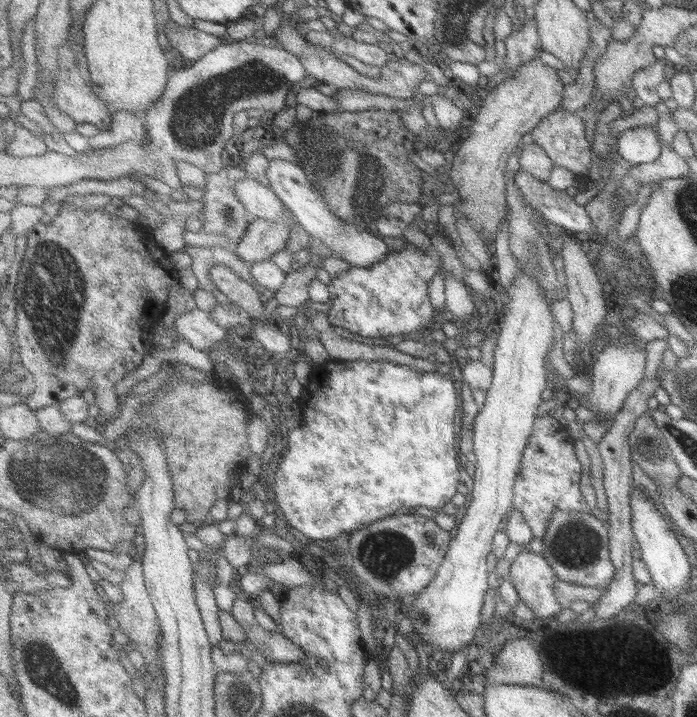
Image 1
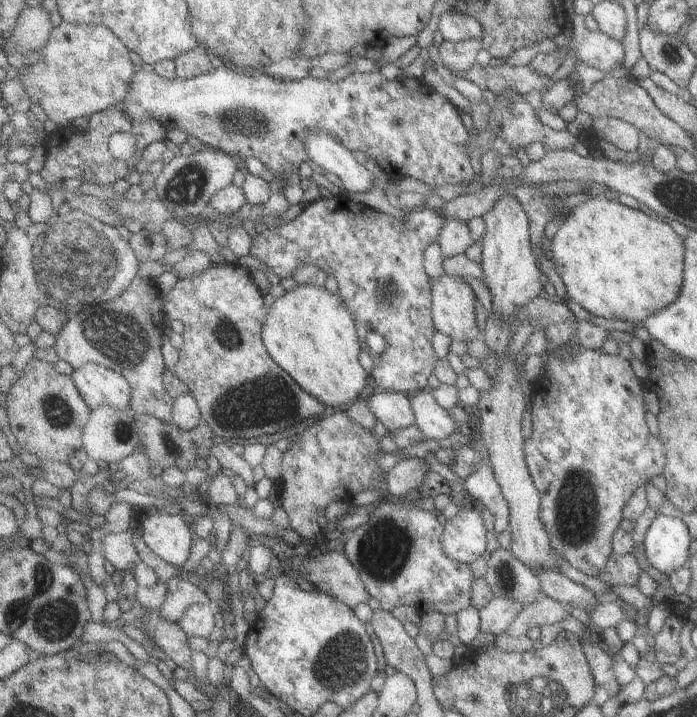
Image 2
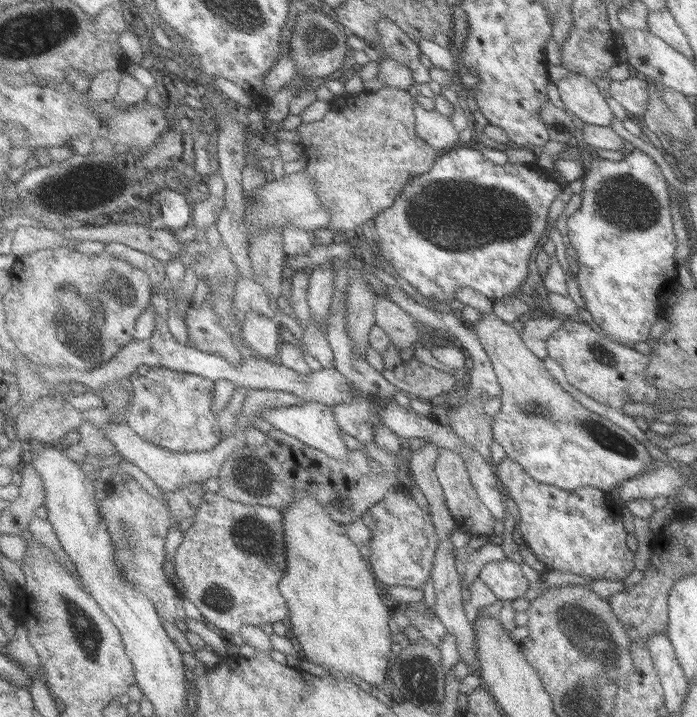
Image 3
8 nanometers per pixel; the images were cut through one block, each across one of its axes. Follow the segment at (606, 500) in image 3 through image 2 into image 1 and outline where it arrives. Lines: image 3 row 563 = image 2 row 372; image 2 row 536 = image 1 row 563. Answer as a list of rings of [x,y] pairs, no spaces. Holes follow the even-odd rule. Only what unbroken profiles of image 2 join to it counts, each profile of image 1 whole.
[[[557,512],[543,538],[547,552],[543,554],[553,566],[561,582],[585,588],[609,588],[615,580],[615,566],[611,562],[611,536],[607,522],[597,520],[589,512]]]

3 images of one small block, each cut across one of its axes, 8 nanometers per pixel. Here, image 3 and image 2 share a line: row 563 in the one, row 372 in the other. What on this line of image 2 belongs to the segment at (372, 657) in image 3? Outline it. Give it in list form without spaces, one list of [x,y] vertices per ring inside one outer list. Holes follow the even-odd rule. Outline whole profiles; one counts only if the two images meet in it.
[[[311,282],[287,290],[271,304],[271,316],[267,316],[263,340],[271,358],[279,362],[279,366],[291,374],[303,390],[335,412],[357,402],[357,396],[367,386],[369,374],[359,362],[363,354],[359,330],[339,292],[331,292]]]

